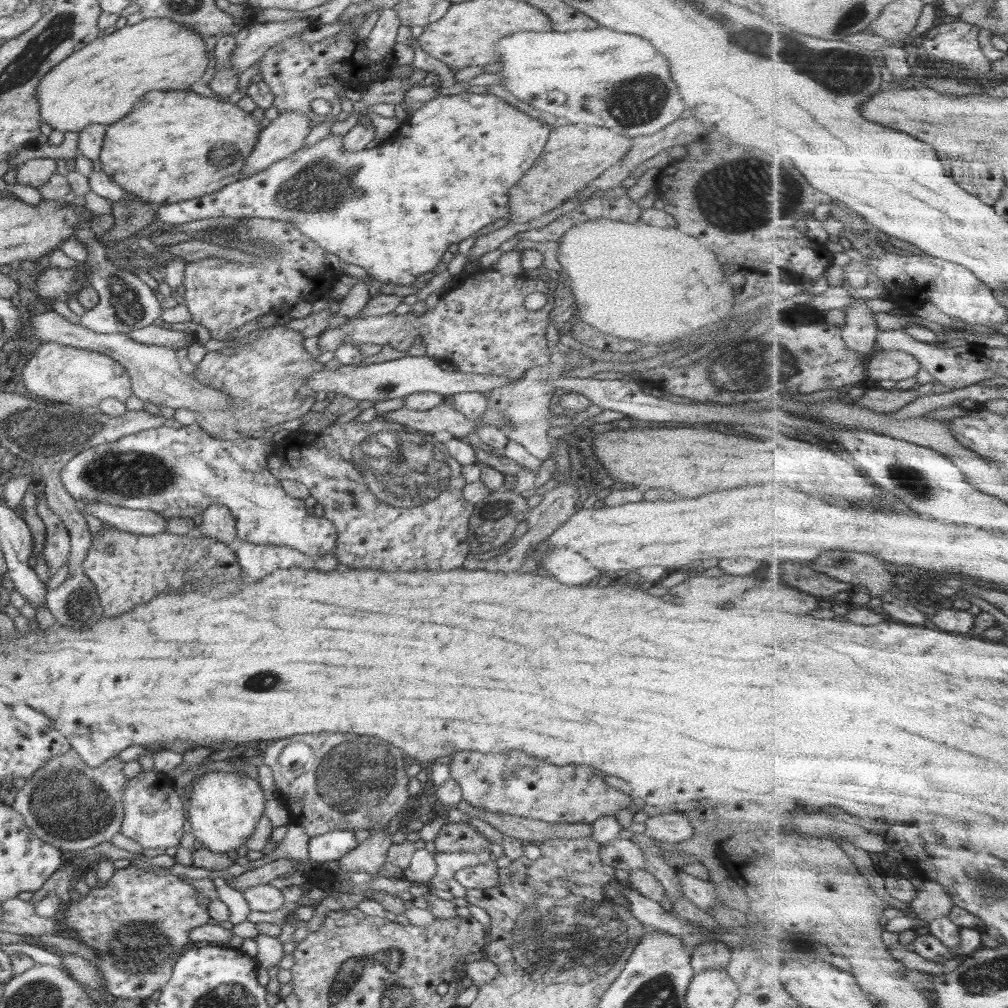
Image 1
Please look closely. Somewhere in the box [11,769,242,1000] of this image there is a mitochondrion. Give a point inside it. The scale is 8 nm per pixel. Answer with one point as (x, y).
(137, 947)

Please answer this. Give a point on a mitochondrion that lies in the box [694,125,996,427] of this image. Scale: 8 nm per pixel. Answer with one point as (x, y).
(761, 197)

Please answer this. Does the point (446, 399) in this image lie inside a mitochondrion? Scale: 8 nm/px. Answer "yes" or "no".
no

